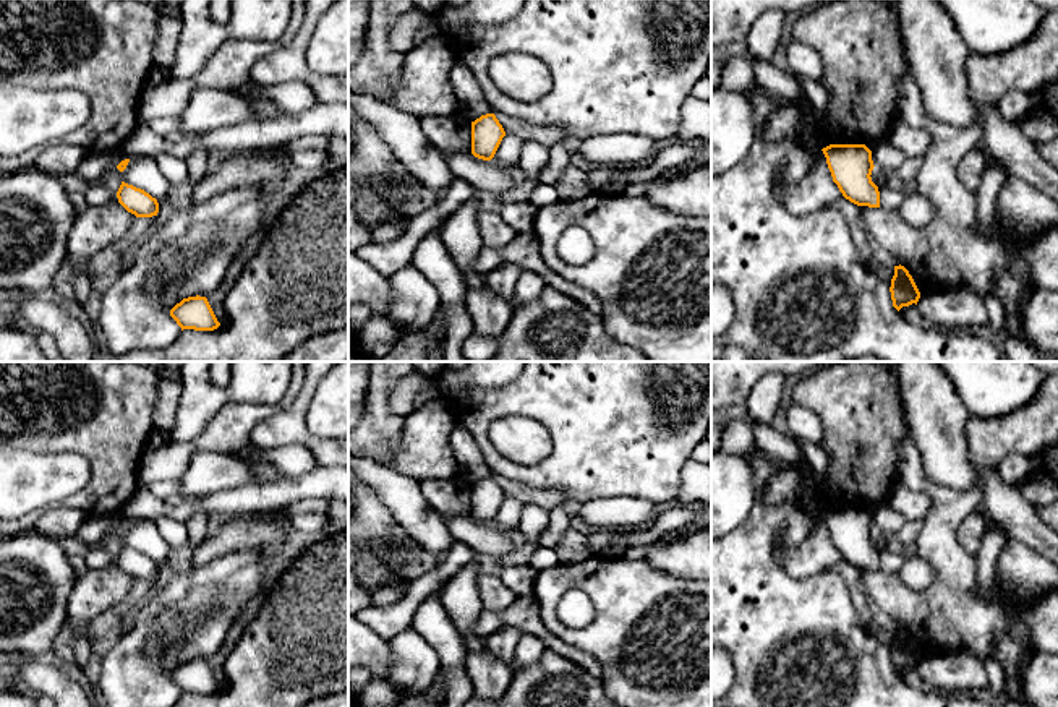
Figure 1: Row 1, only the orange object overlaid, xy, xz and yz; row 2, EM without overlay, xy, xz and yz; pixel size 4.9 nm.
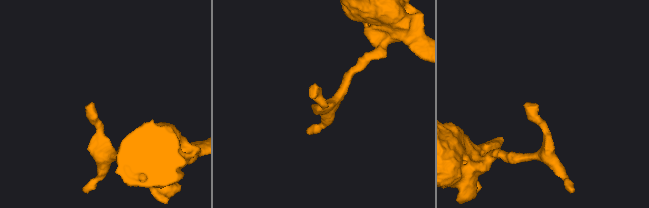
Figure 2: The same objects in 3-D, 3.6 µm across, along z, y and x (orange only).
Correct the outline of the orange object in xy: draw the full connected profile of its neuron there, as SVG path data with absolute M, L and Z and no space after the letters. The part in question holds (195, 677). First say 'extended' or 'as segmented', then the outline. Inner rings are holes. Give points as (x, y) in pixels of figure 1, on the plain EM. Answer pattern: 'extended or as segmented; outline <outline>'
as segmented; outline M206 660L183 662L170 673L170 679L183 692L214 694L220 689Z

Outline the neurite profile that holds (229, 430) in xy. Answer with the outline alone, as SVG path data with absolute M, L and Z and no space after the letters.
M290 362L292 375L287 392L274 405L225 402L206 428L190 443L167 441L159 449L144 451L139 459L138 486L159 480L181 478L198 452L233 456L250 444L253 428L293 402L305 383L305 362Z

